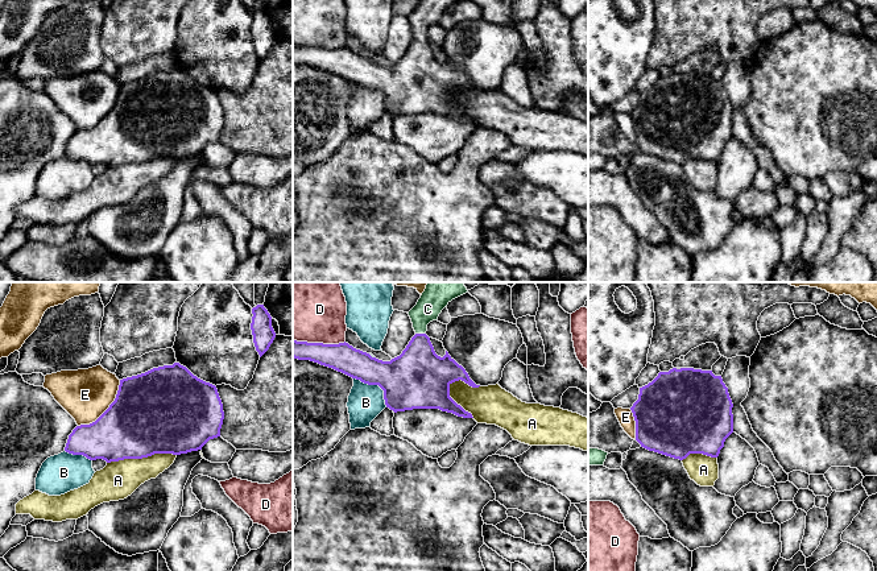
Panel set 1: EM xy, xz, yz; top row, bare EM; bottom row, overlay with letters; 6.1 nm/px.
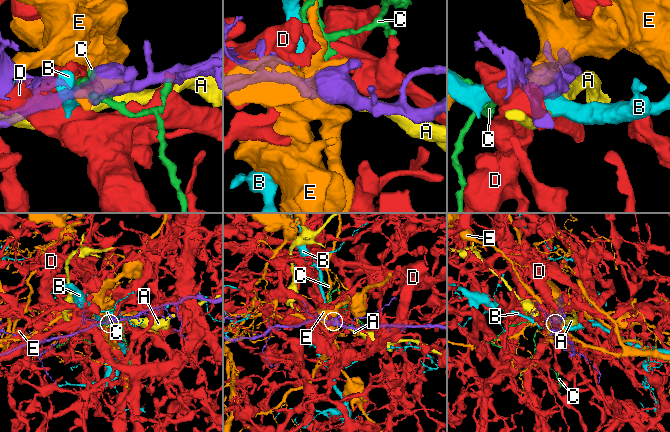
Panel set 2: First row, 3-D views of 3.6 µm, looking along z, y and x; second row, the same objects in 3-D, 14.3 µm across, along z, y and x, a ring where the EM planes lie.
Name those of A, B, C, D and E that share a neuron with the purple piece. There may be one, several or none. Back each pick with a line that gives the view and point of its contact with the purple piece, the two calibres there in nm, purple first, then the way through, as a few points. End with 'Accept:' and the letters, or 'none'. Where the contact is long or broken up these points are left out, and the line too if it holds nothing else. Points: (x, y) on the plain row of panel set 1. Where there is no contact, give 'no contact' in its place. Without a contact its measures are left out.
C: meets purple in xz at (421, 38); 340 nm thick on the purple side, 160 nm on the other; runs through xz (418, 79), (421, 38), (421, 20), (427, 13)
Accept: C

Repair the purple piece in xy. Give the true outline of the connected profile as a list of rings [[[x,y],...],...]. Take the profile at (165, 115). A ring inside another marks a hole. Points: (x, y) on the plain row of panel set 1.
[[[174,67],[120,84],[115,105],[95,127],[76,131],[69,140],[65,156],[107,167],[154,158],[181,160],[202,154],[210,144],[220,141],[223,124],[216,91]]]

